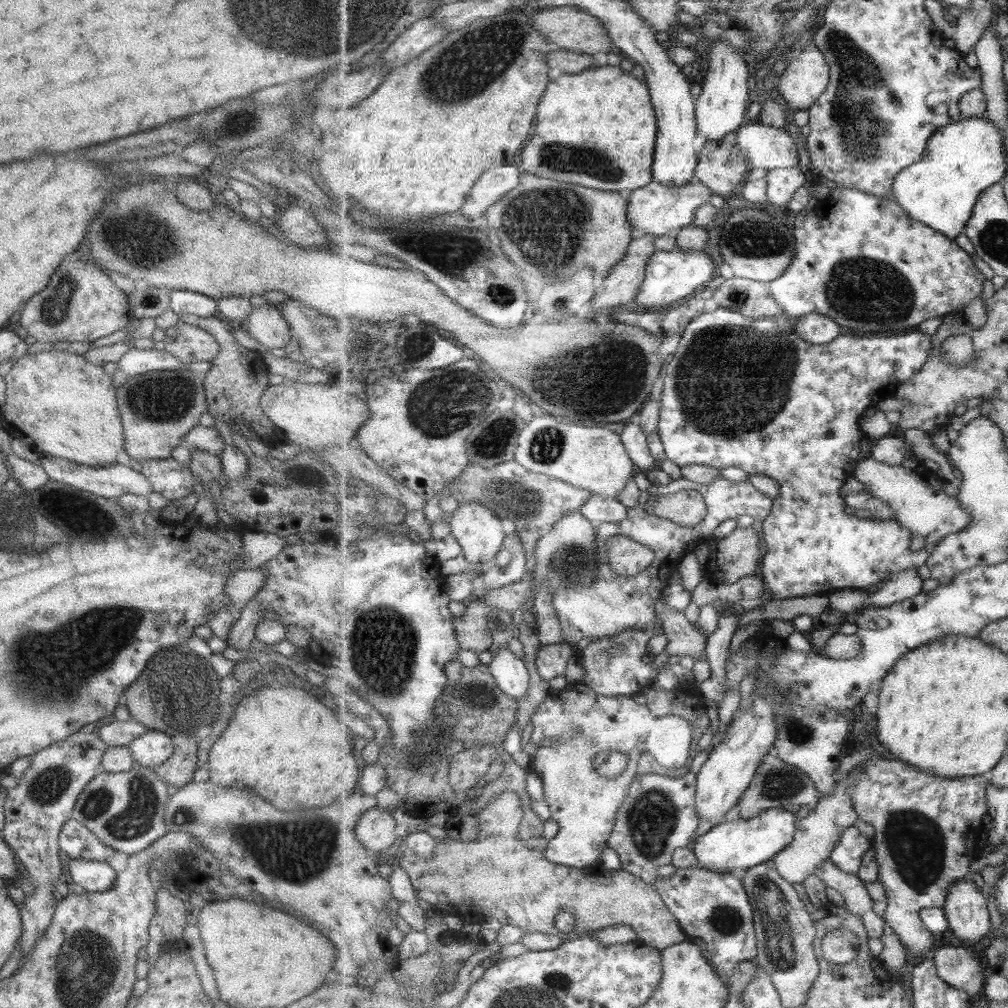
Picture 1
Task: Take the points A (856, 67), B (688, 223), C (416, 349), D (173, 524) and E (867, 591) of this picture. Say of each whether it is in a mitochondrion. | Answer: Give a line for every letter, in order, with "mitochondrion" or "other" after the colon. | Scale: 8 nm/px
A: mitochondrion
B: other
C: mitochondrion
D: other
E: other

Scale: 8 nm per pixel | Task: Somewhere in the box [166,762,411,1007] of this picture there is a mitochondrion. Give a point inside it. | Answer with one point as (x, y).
(296, 854)

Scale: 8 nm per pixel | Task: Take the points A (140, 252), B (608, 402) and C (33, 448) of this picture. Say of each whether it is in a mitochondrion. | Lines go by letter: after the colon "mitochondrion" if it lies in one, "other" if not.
A: mitochondrion
B: mitochondrion
C: other

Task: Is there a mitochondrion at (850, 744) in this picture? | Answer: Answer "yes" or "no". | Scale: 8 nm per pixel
no

